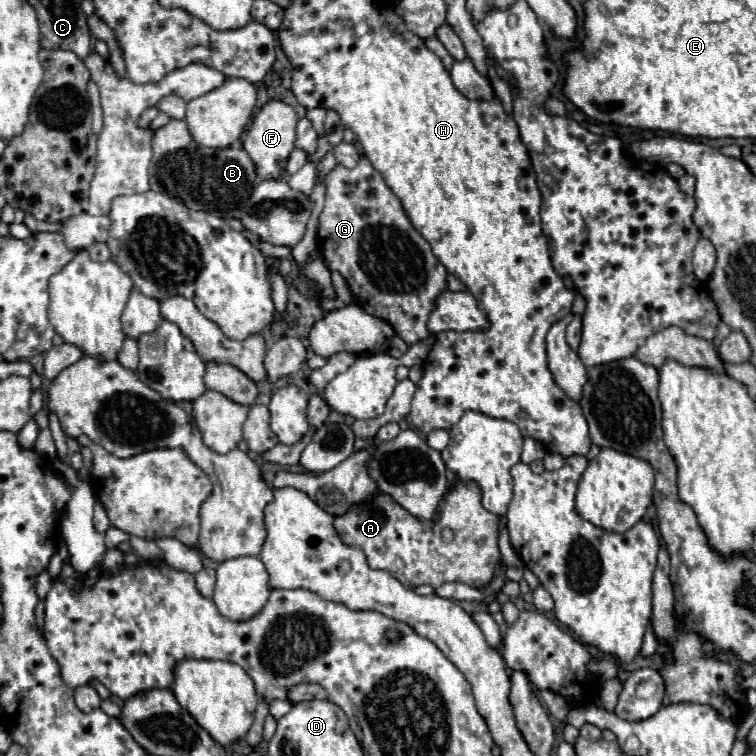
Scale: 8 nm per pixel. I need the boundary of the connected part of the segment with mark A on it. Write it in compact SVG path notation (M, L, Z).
M462 480L450 486L436 512L436 520L418 520L388 494L376 492L370 500L354 504L346 514L336 516L334 528L344 544L364 550L370 568L390 572L406 588L422 584L438 588L444 582L462 582L474 588L486 586L500 562L500 516L484 510L476 482Z

